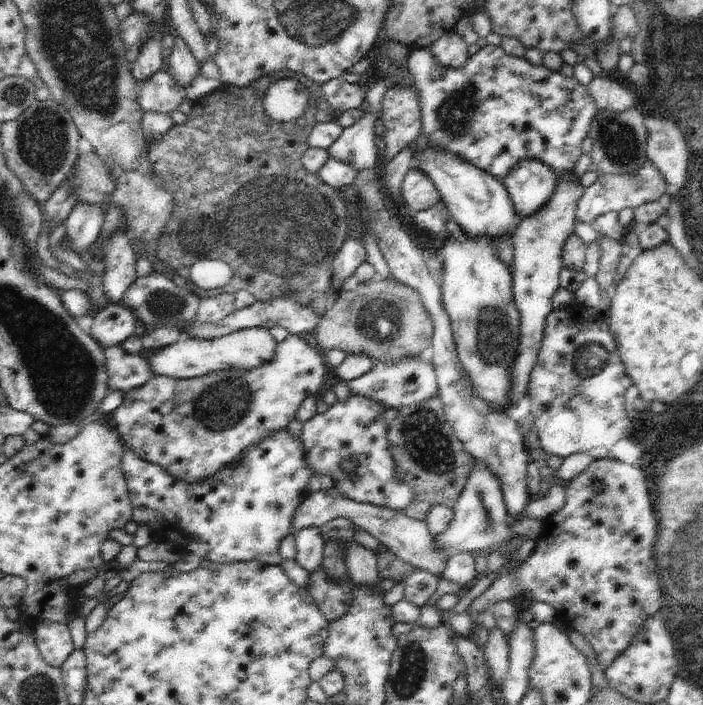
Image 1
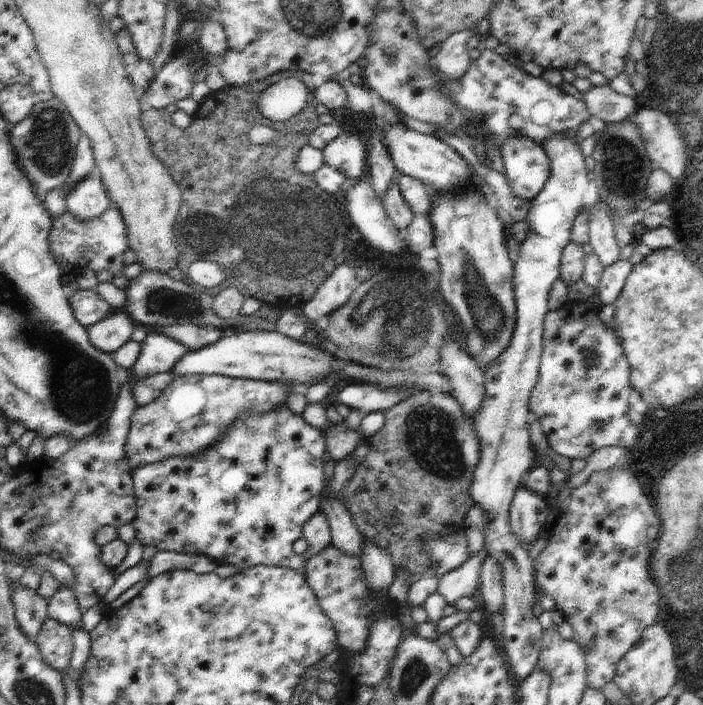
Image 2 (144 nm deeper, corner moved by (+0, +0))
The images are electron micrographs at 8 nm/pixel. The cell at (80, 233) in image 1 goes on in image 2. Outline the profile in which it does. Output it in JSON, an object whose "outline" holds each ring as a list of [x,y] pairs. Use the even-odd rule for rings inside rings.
{"outline":[[[89,174],[85,180],[81,180],[77,188],[71,190],[65,198],[67,212],[73,214],[75,220],[85,224],[97,220],[109,208],[109,204],[111,200],[107,198],[105,186],[97,174]]]}

